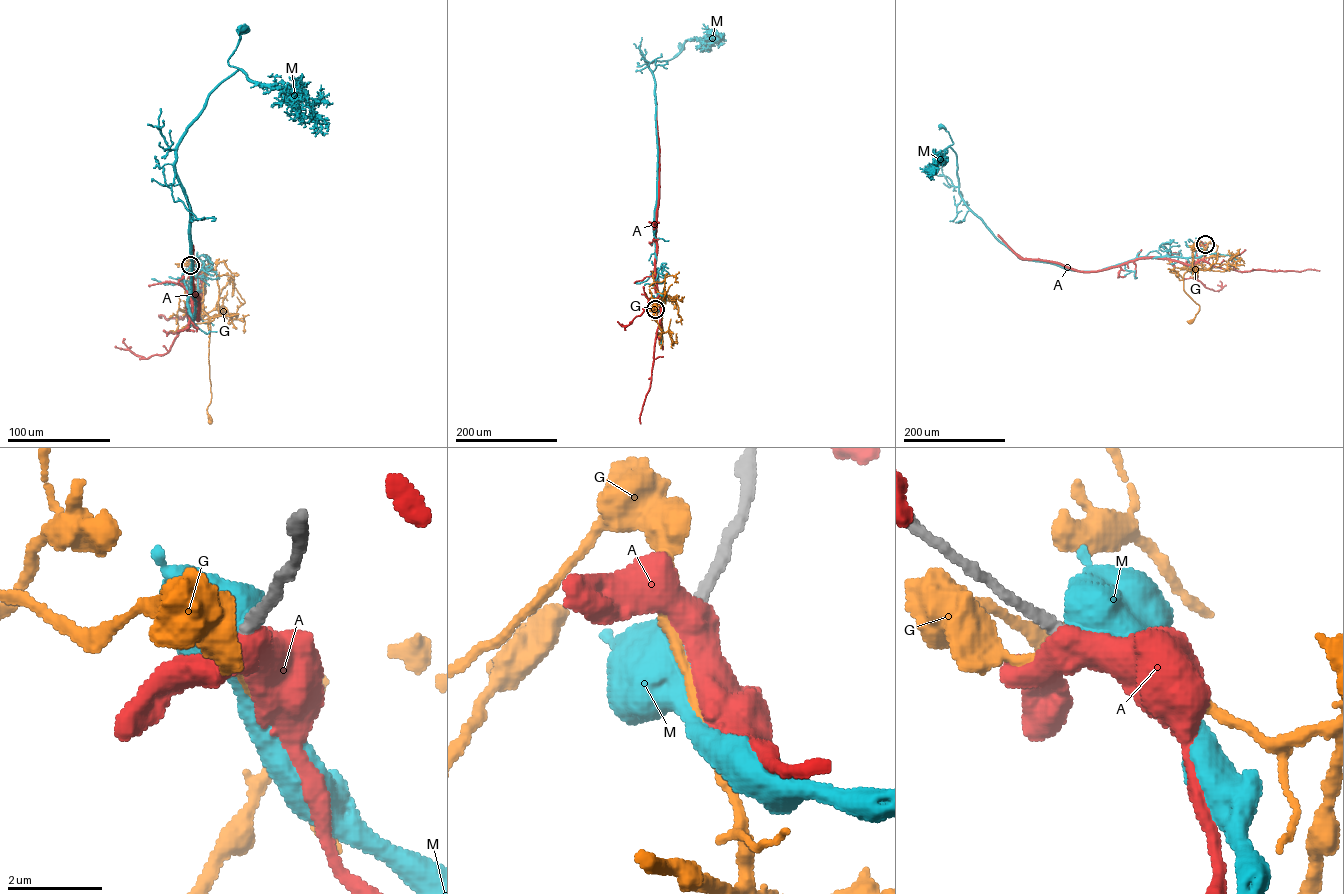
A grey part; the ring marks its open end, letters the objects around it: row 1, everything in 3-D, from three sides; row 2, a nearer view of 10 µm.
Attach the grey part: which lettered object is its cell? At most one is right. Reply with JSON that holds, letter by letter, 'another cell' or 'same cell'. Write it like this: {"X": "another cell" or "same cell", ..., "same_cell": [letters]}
{"A": "another cell", "G": "another cell", "M": "another cell", "same_cell": []}

